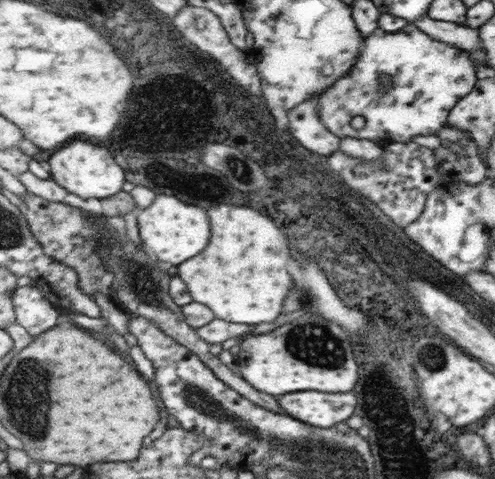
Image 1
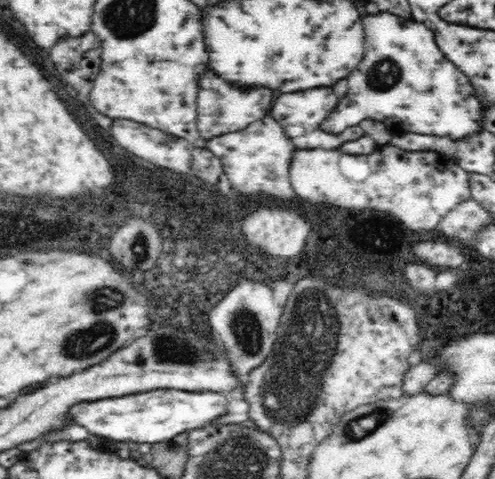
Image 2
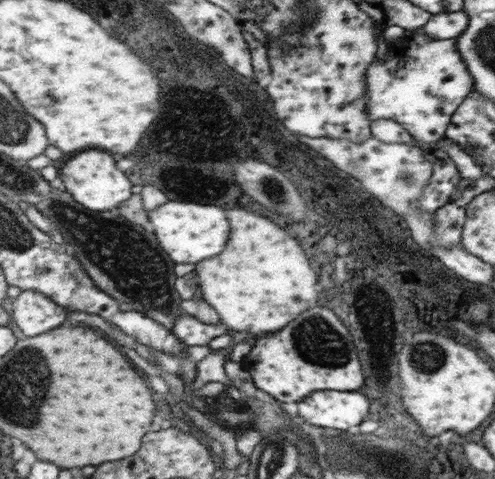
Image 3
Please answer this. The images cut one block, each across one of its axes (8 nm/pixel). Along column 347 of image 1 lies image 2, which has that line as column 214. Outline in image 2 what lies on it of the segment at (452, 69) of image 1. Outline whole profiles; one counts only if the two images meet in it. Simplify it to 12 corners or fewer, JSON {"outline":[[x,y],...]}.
{"outline":[[200,76],[196,124],[212,138],[250,128],[272,108],[272,88],[234,88]]}

